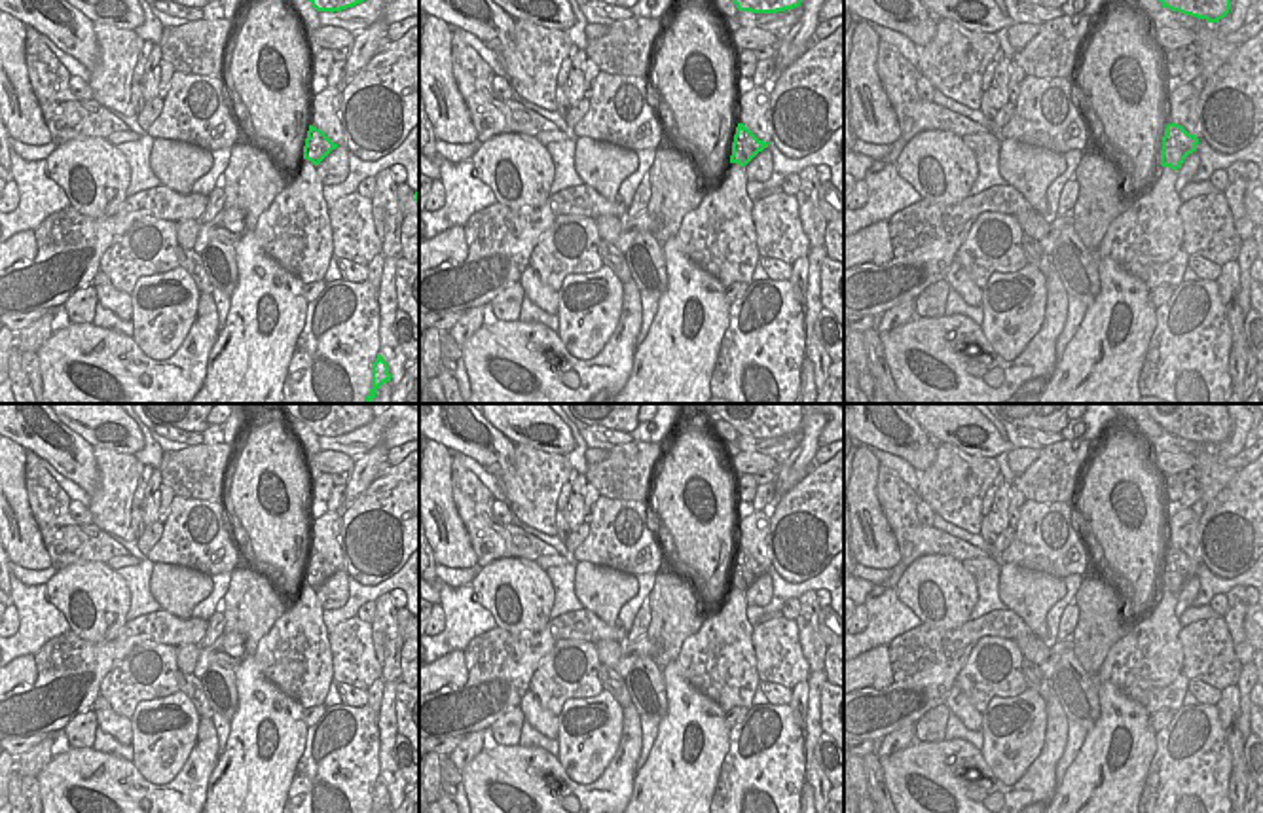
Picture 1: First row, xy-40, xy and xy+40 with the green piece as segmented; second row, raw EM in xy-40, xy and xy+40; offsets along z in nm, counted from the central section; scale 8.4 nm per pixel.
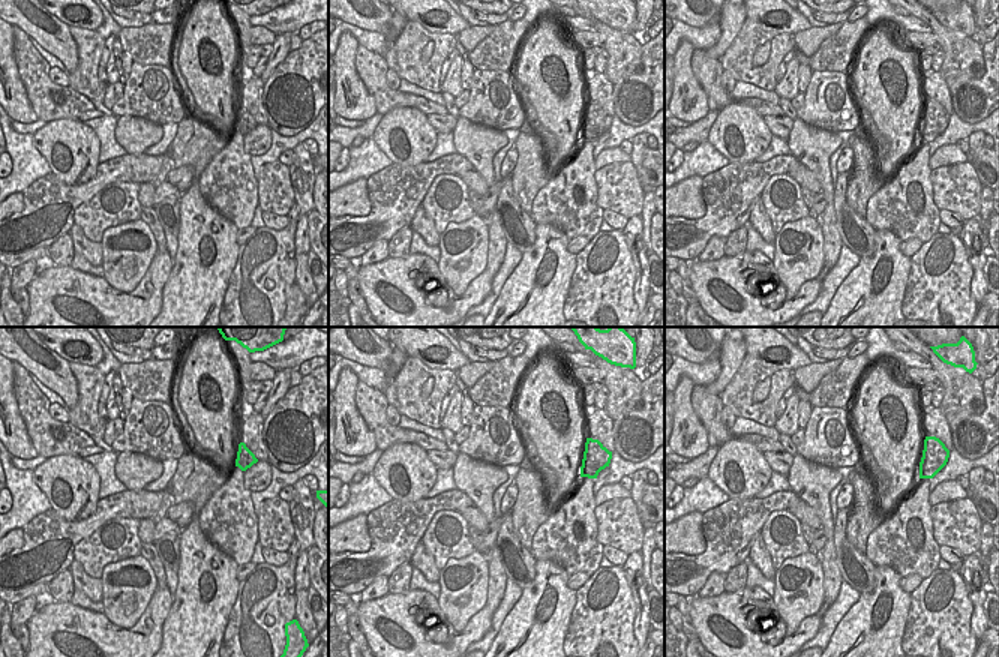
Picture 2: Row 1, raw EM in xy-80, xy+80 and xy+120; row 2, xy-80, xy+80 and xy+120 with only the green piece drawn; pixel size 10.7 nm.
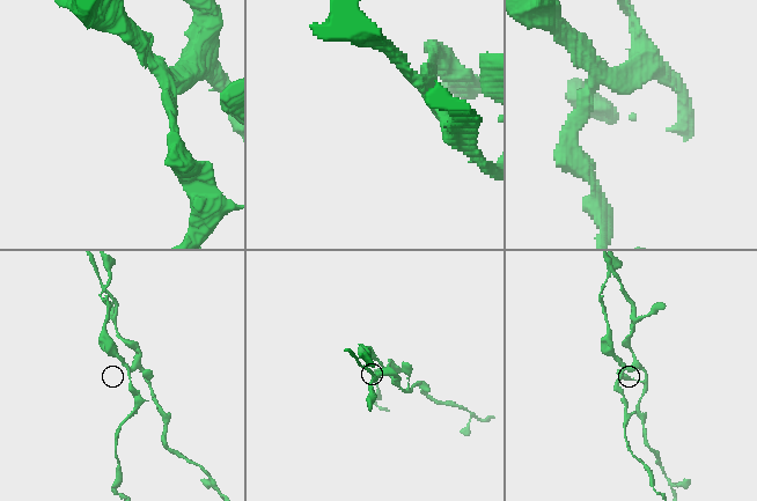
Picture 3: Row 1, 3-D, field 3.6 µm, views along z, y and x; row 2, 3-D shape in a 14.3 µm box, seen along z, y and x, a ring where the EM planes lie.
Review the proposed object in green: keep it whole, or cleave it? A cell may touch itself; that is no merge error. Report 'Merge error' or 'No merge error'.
Merge error

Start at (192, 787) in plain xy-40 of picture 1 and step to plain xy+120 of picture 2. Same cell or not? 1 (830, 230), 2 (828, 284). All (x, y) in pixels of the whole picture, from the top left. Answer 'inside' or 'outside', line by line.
1: inside
2: outside

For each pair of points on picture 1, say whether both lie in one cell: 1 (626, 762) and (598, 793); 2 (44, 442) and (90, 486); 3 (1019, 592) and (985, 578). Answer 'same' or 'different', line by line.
1: same
2: same
3: different

